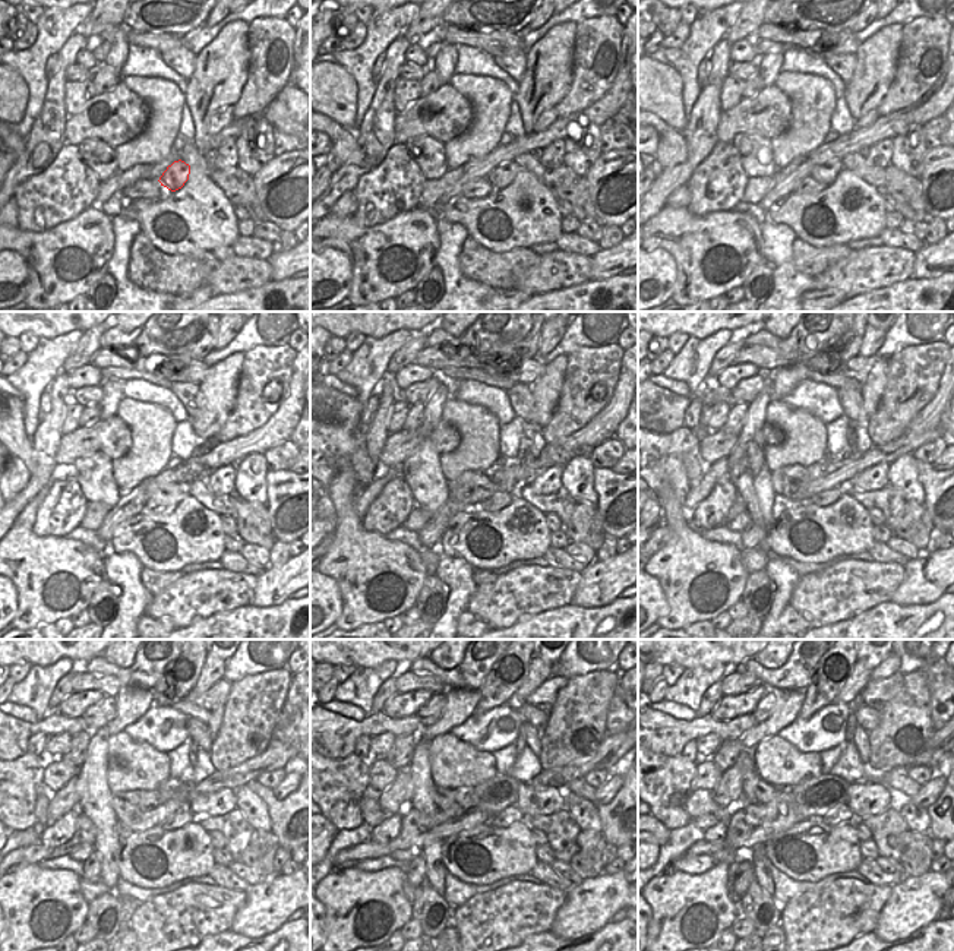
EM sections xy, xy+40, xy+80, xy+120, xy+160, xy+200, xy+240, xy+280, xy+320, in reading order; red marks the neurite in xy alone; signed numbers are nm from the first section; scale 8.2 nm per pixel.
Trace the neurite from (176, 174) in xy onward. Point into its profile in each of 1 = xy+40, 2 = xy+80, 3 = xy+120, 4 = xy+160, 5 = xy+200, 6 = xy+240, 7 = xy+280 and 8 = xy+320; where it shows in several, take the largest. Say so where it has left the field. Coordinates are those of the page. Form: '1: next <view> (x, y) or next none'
1: next xy+40 (504, 174)
2: next xy+80 (827, 173)
3: next xy+120 (161, 492)
4: next xy+160 (468, 477)
5: next xy+200 (790, 476)
6: next xy+240 (126, 803)
7: next xy+280 (449, 802)
8: next xy+320 (771, 803)

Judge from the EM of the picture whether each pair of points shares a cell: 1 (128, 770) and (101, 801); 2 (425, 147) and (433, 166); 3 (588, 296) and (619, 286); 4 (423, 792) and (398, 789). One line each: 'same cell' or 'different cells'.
1: different cells
2: same cell
3: same cell
4: different cells

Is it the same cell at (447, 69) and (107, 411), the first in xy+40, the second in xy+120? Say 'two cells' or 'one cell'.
one cell

